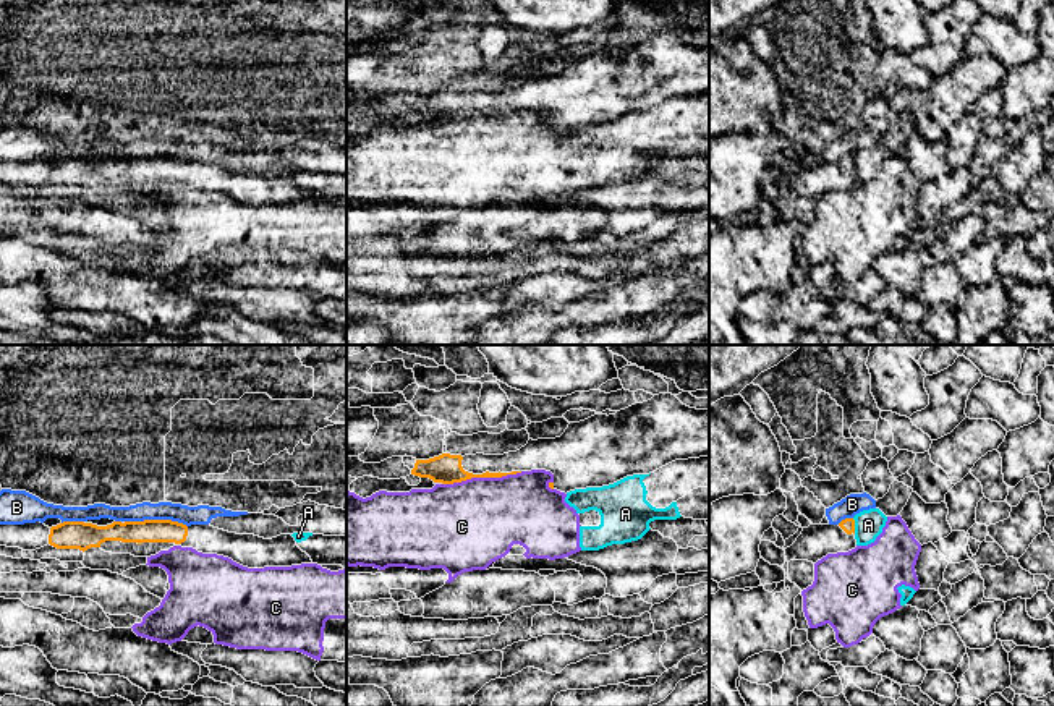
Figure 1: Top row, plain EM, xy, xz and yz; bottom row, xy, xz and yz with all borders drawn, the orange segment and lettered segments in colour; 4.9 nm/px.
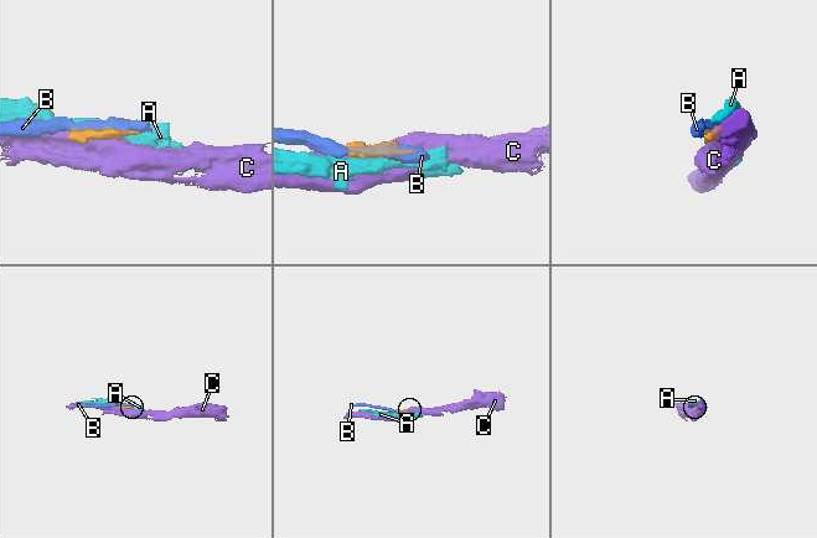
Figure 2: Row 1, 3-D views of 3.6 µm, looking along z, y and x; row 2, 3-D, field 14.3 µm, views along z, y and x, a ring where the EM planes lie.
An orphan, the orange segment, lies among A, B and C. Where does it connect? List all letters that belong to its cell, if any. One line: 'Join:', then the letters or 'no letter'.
Join: no letter

